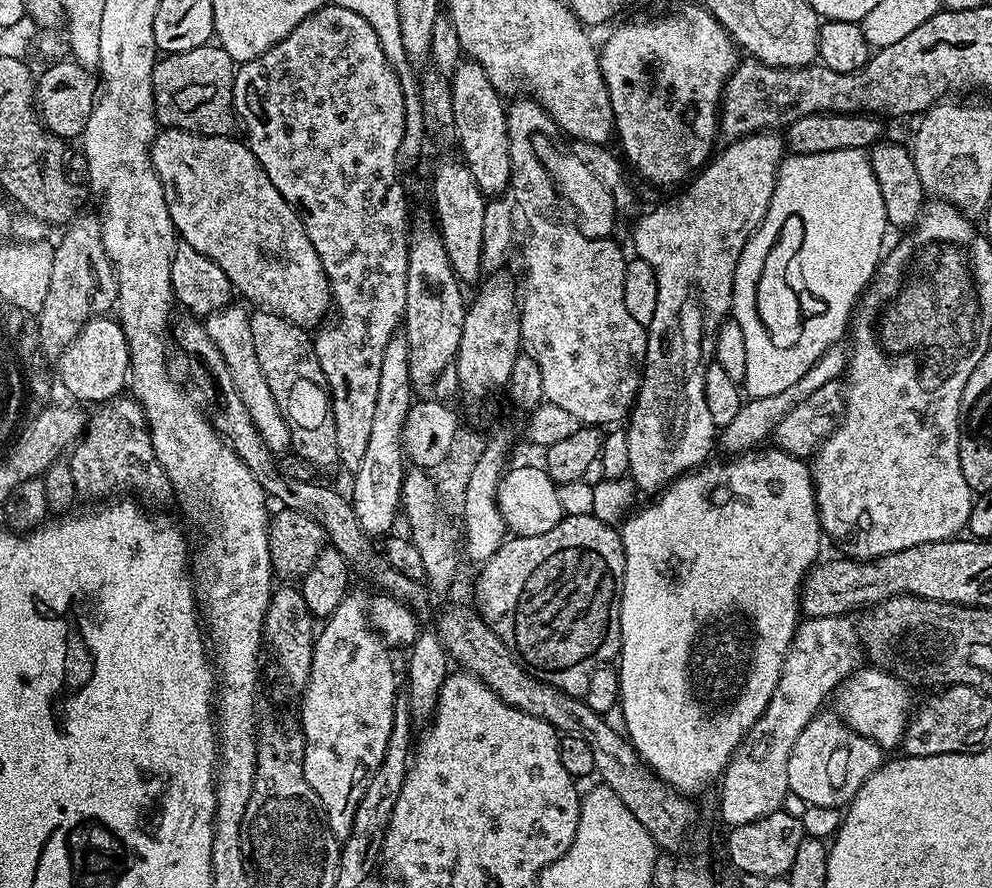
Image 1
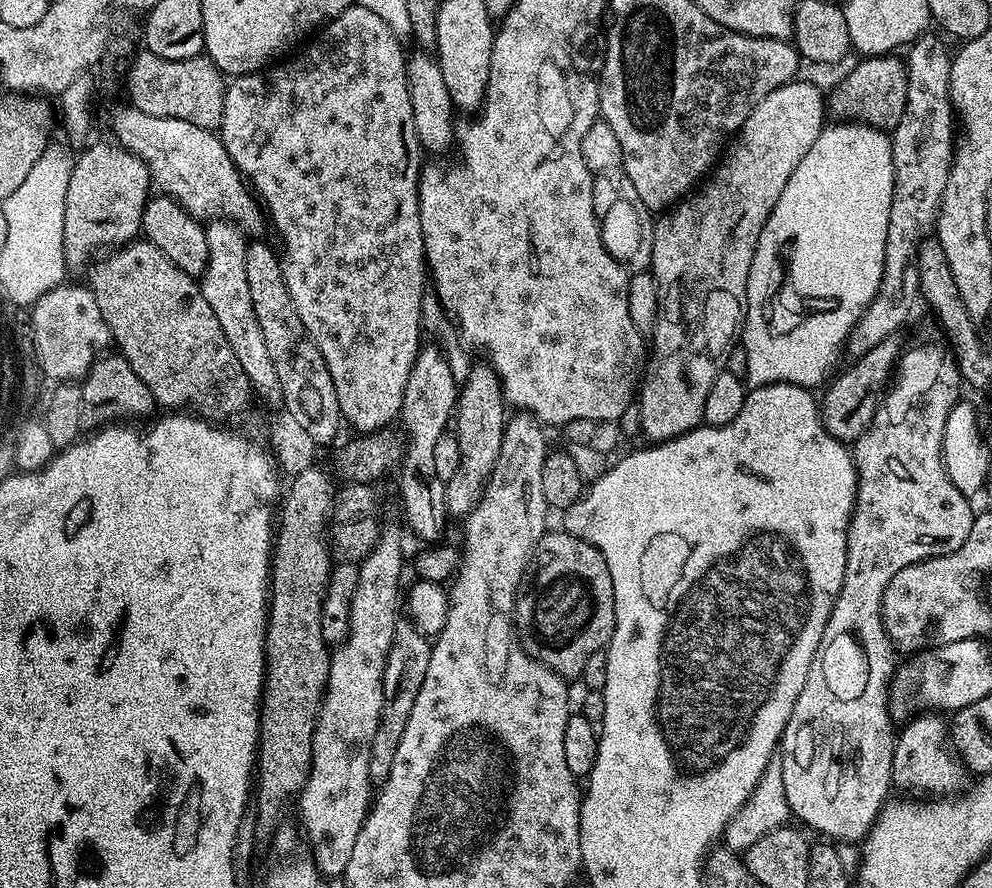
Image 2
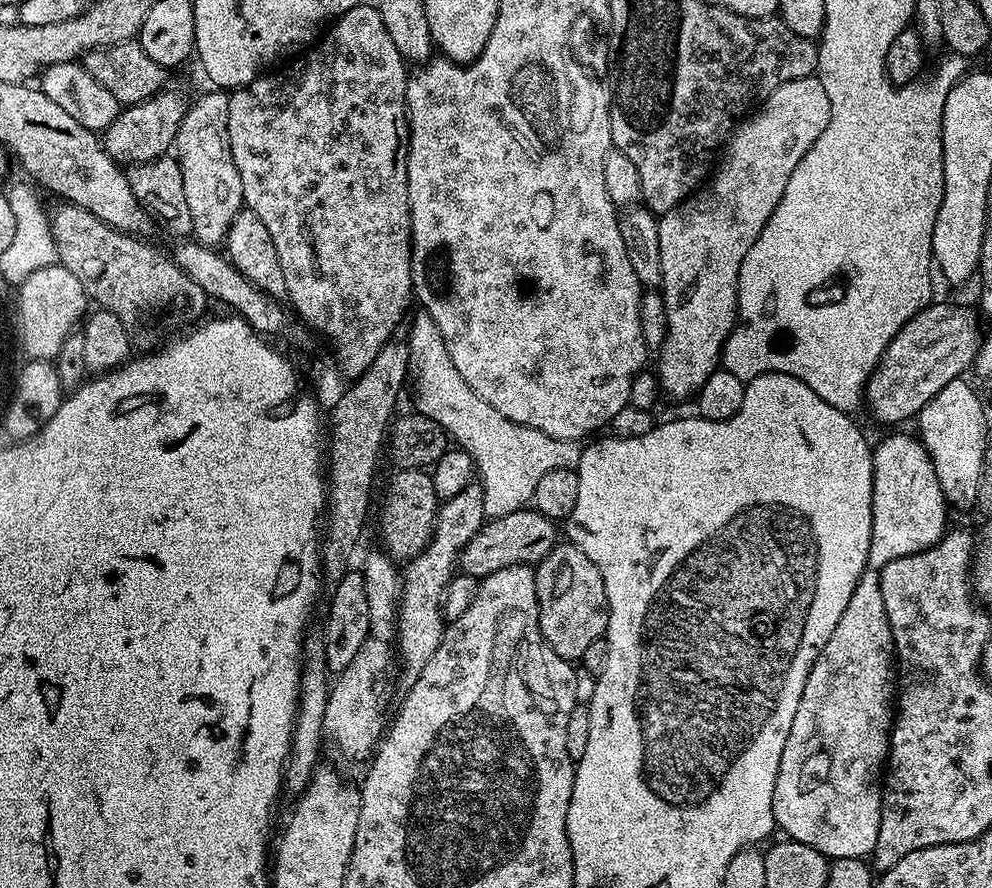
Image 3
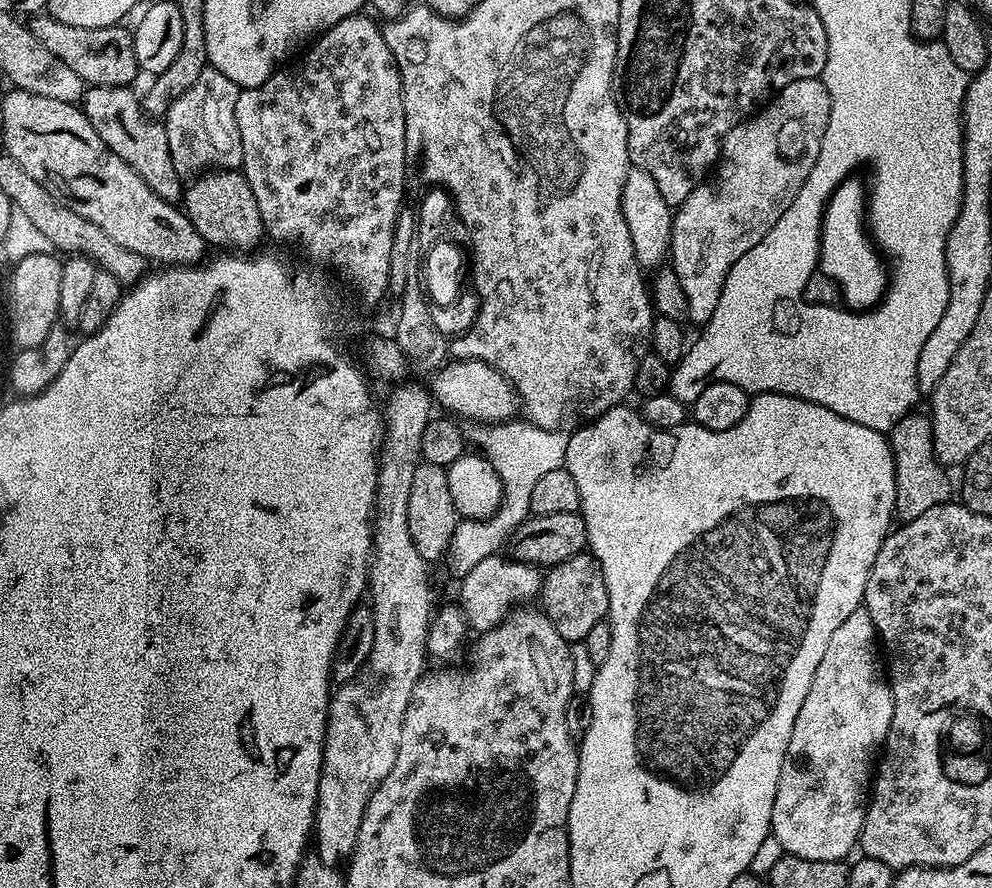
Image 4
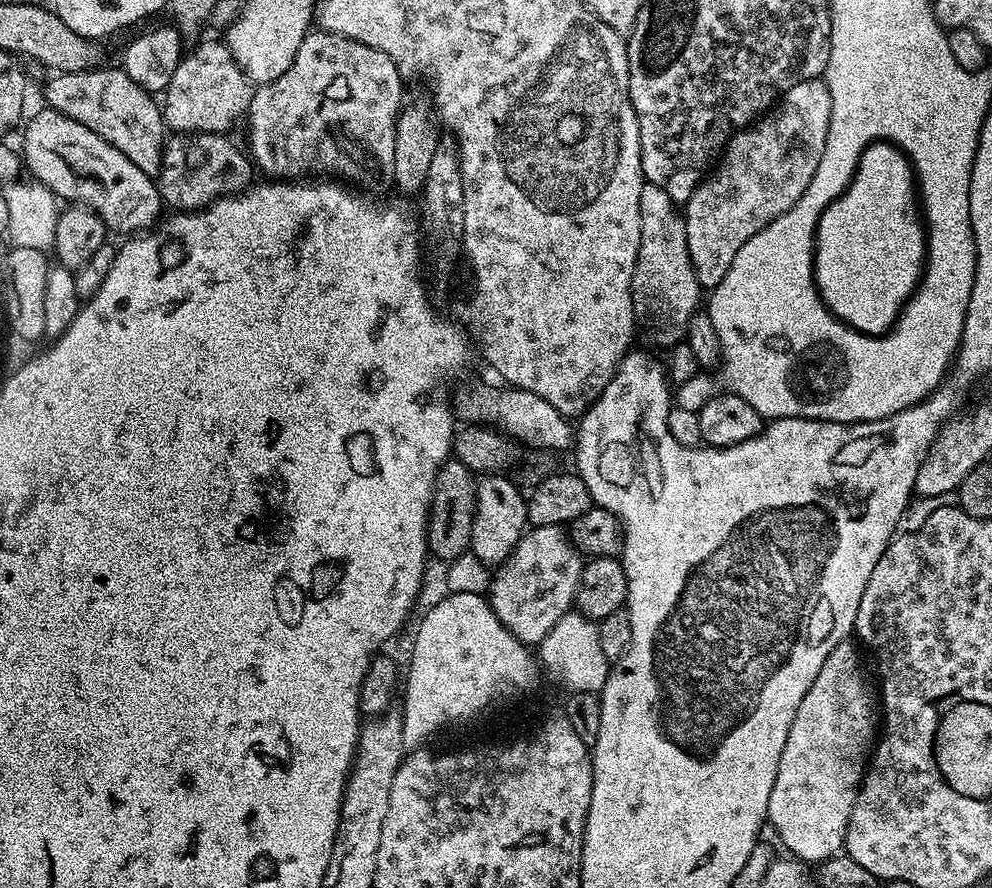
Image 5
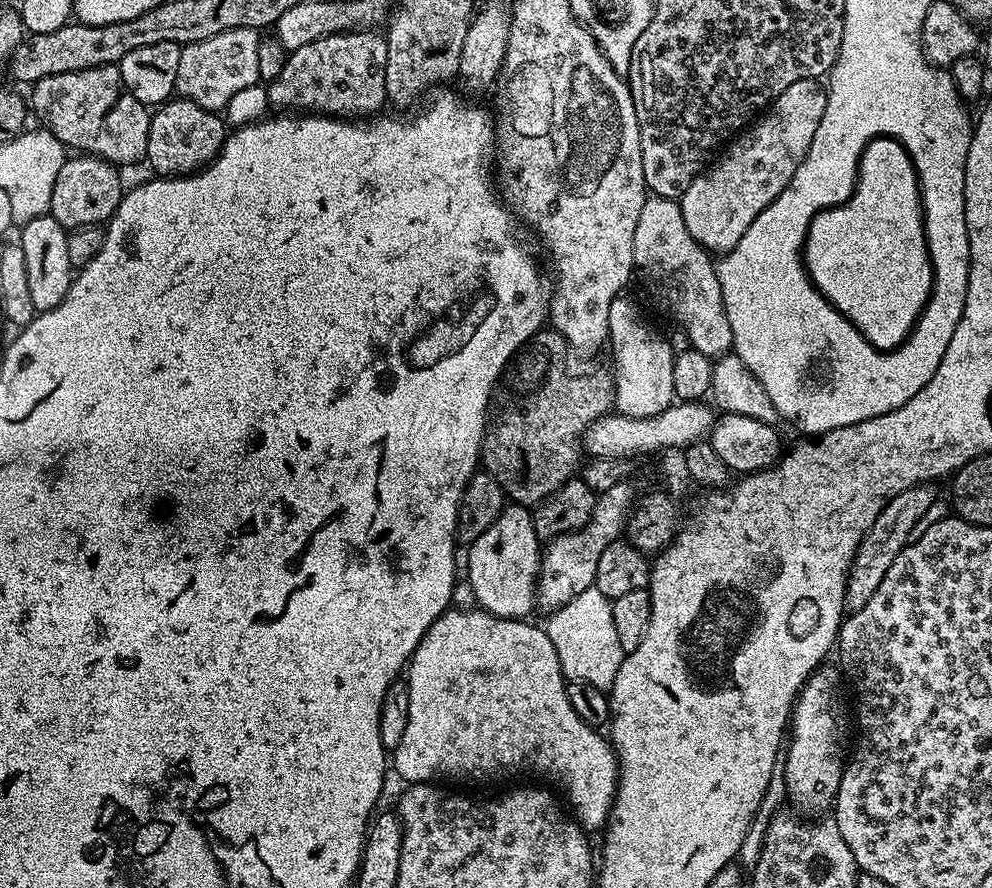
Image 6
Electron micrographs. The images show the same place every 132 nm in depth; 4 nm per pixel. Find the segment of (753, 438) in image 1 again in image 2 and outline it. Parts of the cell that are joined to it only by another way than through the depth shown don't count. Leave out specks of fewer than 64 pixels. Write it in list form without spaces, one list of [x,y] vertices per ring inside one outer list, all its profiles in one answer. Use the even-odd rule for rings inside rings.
[[[925,31],[916,37],[907,49],[906,63],[908,65],[908,81],[906,82],[906,110],[902,110],[902,122],[891,129],[892,161],[894,162],[894,194],[890,202],[890,218],[886,226],[886,250],[884,251],[884,265],[882,278],[874,298],[868,308],[860,316],[858,323],[853,326],[846,341],[846,352],[855,358],[874,350],[878,342],[887,336],[897,335],[900,327],[908,320],[916,300],[921,299],[920,279],[918,278],[918,250],[923,240],[929,239],[936,223],[936,216],[940,213],[942,190],[946,190],[946,178],[952,165],[954,151],[954,136],[952,140],[952,124],[954,128],[954,109],[950,98],[950,66],[952,56],[948,48],[932,33]]]

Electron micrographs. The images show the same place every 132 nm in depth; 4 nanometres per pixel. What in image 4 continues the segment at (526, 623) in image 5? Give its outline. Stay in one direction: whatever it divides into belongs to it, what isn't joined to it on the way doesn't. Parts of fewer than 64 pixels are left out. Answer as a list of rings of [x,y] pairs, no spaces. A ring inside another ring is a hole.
[[[497,554],[483,559],[459,581],[459,607],[469,627],[477,633],[489,632],[500,624],[514,607],[535,601],[541,592],[541,569],[534,564],[523,564],[521,560],[505,556]]]

